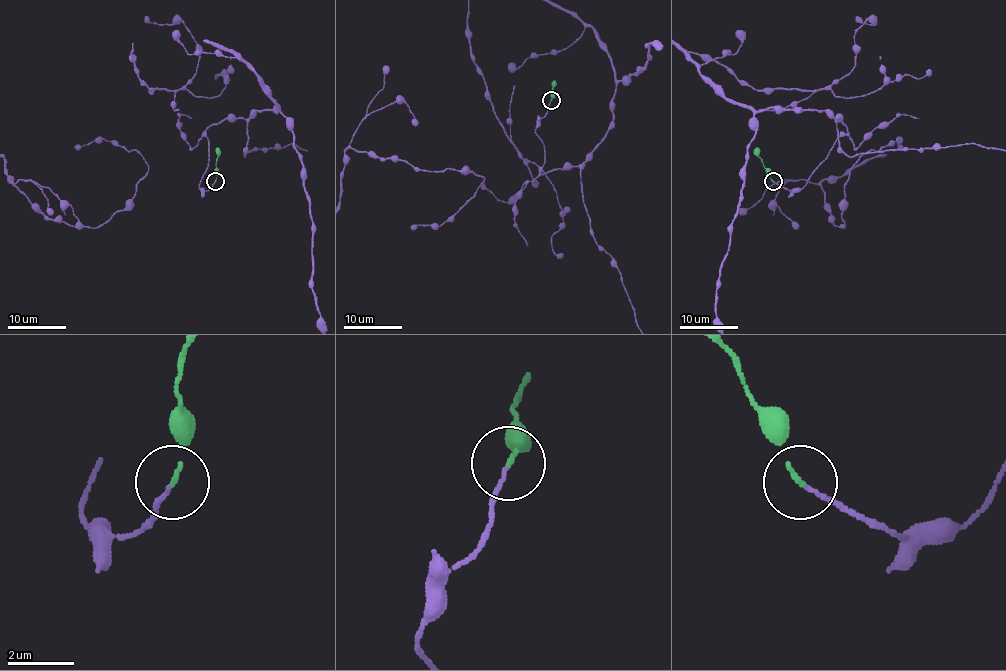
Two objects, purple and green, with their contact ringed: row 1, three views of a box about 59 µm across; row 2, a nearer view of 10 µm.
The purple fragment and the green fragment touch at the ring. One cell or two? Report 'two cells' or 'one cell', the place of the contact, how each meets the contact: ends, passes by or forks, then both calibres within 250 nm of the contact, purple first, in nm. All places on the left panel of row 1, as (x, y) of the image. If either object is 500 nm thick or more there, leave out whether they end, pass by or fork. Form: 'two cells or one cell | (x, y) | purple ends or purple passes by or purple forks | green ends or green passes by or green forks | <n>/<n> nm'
one cell | (215, 181) | purple ends | green ends | 90/110 nm

